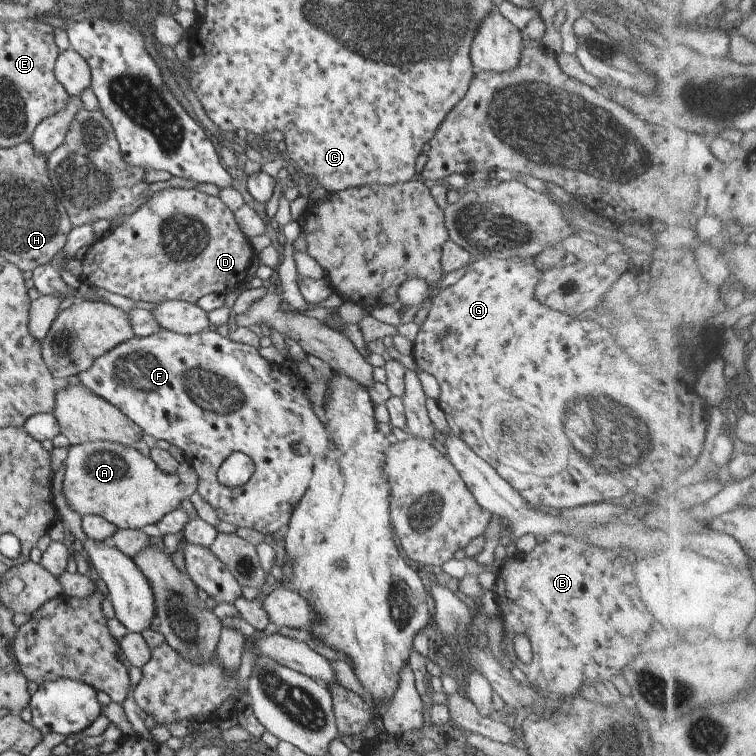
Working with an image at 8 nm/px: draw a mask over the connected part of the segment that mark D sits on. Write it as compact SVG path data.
M165 188L151 194L122 224L95 240L81 259L81 283L102 288L131 299L159 303L181 300L196 304L206 294L227 294L246 278L253 254L248 239L241 233L229 208L215 196L197 189Z

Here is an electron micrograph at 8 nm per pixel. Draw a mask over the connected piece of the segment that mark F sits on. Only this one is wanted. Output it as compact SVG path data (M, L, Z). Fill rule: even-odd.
M164 329L155 332L153 335L145 337L133 337L121 344L117 344L115 348L111 348L109 352L99 356L91 364L90 368L87 368L84 372L77 374L72 380L79 382L81 386L85 384L85 388L101 398L105 398L107 402L111 402L115 408L121 410L133 422L137 424L137 427L149 434L154 439L165 440L169 445L177 446L179 450L187 458L187 462L194 470L197 476L196 492L215 510L217 518L222 522L231 524L235 527L244 527L248 530L257 530L260 534L270 535L271 532L275 532L287 524L293 508L299 503L301 496L307 490L311 476L312 476L312 462L316 458L323 458L327 454L330 445L329 438L327 437L324 426L319 422L317 416L313 414L311 410L311 402L309 402L304 391L307 383L300 375L287 374L280 372L281 366L279 364L269 364L266 360L261 358L258 354L258 350L241 342L234 342L230 340L222 331L207 331L203 330L198 334L181 335L172 331ZM233 453L242 453L247 456L253 464L253 474L251 478L245 482L242 486L233 488L227 488L227 486L221 486L217 482L216 473L219 466Z

